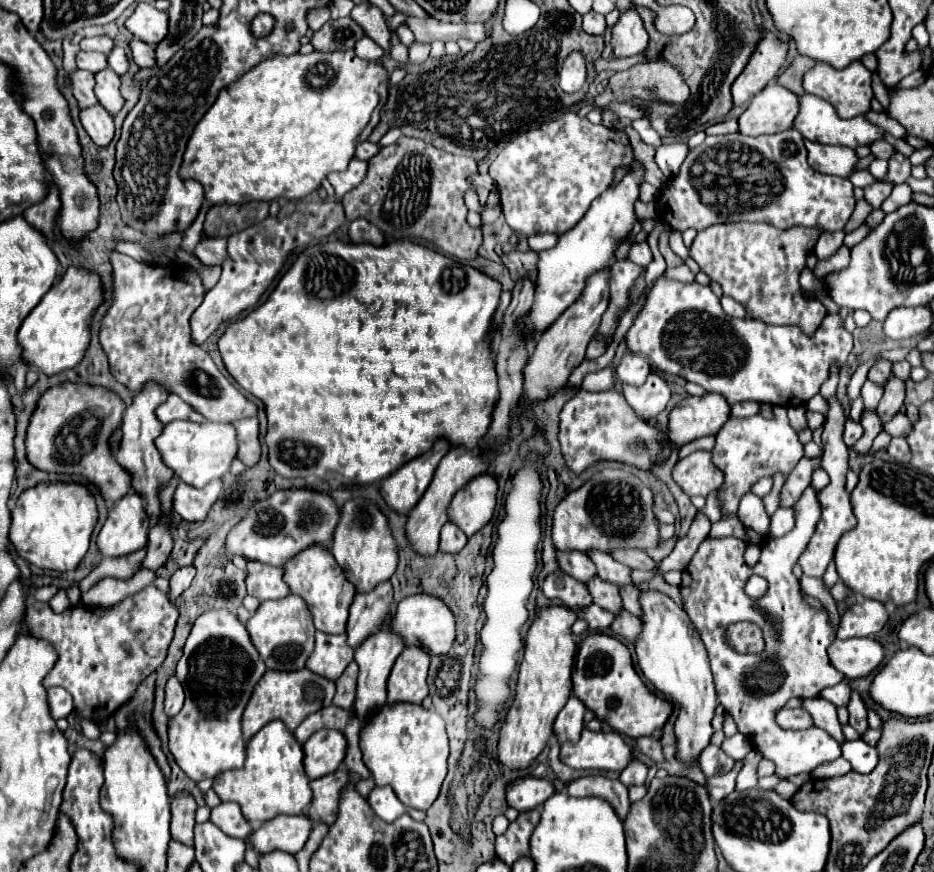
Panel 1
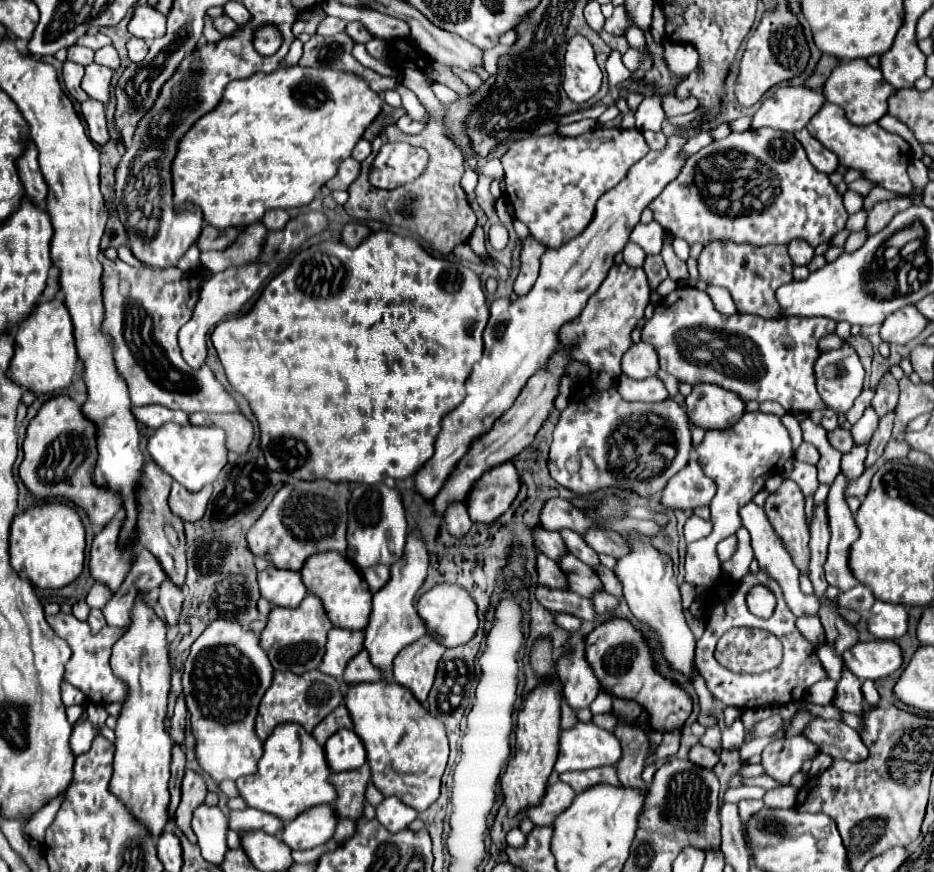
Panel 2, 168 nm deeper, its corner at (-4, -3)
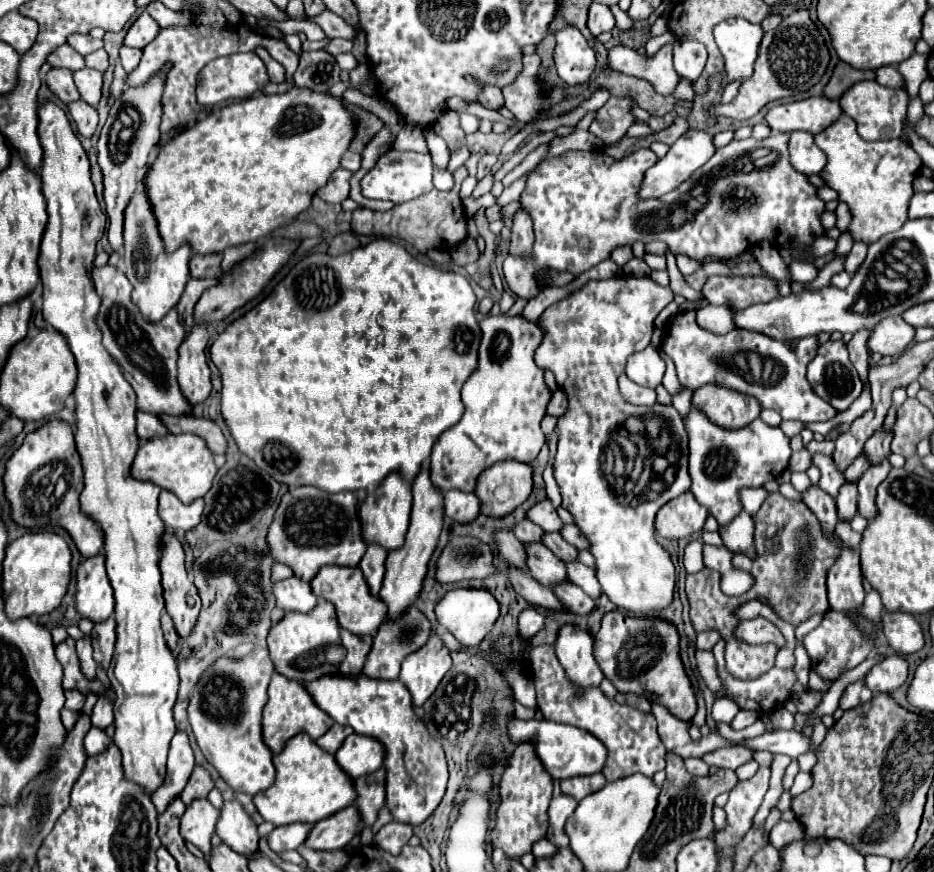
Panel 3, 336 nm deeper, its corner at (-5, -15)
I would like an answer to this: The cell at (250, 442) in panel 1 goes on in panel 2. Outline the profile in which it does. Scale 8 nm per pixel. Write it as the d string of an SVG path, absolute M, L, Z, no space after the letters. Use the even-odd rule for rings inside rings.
M243 413L213 415L213 425L227 431L227 449L243 455L253 441L253 423Z

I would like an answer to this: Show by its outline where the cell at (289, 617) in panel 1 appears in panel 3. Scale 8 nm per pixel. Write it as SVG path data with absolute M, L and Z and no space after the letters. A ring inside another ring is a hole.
M320 599L318 605L310 613L286 613L284 619L270 629L268 635L268 649L270 659L274 661L274 667L280 675L294 679L294 681L312 681L320 675L338 673L340 665L340 651L344 657L344 649L340 641L340 625L336 617L336 609L330 601Z

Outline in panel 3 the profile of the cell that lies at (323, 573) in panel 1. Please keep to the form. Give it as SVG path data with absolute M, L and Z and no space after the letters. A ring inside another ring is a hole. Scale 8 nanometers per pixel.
M322 567L318 575L312 579L312 591L336 607L336 615L342 629L348 629L356 635L376 635L380 623L386 619L388 609L384 607L384 601L378 595L370 595L368 583L358 567Z

